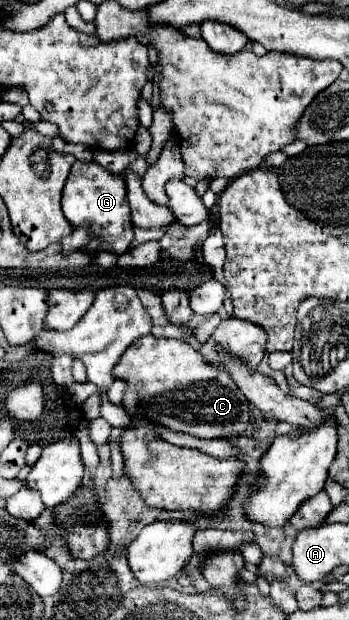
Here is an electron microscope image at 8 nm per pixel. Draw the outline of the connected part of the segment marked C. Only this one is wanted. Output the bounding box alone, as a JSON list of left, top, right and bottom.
[115,334,249,440]

